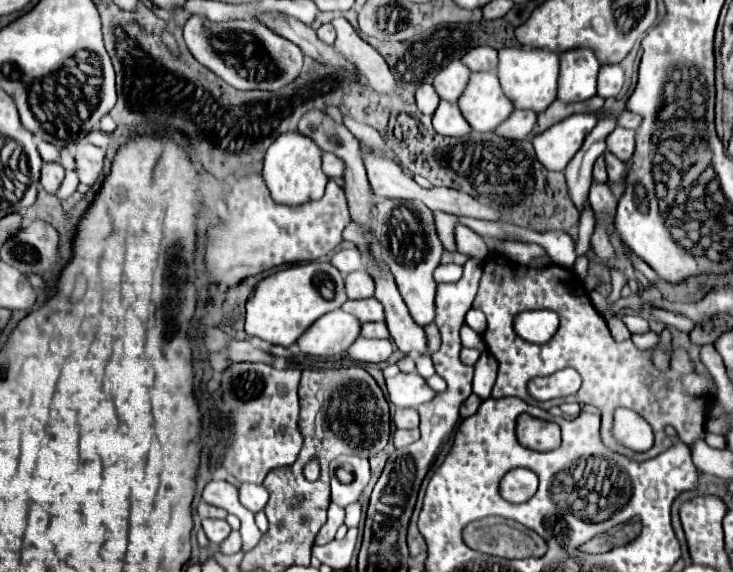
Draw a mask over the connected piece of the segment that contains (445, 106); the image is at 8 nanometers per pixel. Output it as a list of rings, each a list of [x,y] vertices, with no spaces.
[[[442,100],[440,106],[436,108],[432,124],[434,124],[434,130],[444,136],[466,136],[470,132],[470,124],[462,116],[458,104],[446,102],[446,100]]]

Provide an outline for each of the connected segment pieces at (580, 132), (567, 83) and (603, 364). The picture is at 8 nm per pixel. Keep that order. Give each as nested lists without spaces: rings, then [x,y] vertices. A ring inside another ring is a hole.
[[[574,114],[574,116],[568,116],[564,118],[562,122],[550,126],[548,130],[544,130],[542,134],[536,134],[532,138],[532,144],[534,144],[534,150],[536,150],[536,156],[538,160],[550,168],[550,170],[564,170],[566,164],[574,158],[574,154],[580,150],[582,142],[584,142],[584,136],[596,126],[598,118],[596,114]]]
[[[574,48],[560,54],[560,78],[558,78],[558,100],[564,102],[580,102],[596,96],[596,82],[598,82],[598,70],[600,62],[592,48]]]
[[[490,256],[486,258],[484,262],[484,274],[482,274],[482,280],[480,280],[480,290],[474,298],[474,306],[472,308],[478,308],[486,314],[486,320],[488,320],[488,326],[486,326],[486,332],[482,334],[484,338],[484,344],[486,344],[486,350],[490,350],[490,354],[498,360],[498,380],[492,388],[492,396],[494,398],[504,398],[504,396],[516,396],[524,402],[530,405],[538,406],[542,410],[550,410],[552,406],[560,406],[562,402],[578,402],[578,404],[590,404],[590,406],[596,406],[600,408],[602,412],[602,442],[630,458],[630,460],[640,460],[638,456],[642,454],[636,454],[628,448],[622,448],[620,444],[614,442],[612,438],[612,412],[618,408],[618,406],[624,406],[624,408],[630,408],[634,412],[638,412],[654,430],[654,446],[652,450],[666,450],[670,446],[670,438],[664,434],[664,428],[666,426],[672,426],[676,428],[680,440],[684,444],[692,444],[694,440],[702,438],[704,436],[704,422],[706,422],[706,416],[702,416],[702,408],[706,408],[706,398],[702,400],[690,400],[684,392],[682,392],[682,384],[680,384],[680,376],[682,372],[692,372],[694,366],[690,362],[690,358],[686,356],[686,352],[678,350],[678,348],[672,348],[672,366],[666,370],[666,372],[660,372],[658,368],[654,368],[652,360],[650,360],[650,350],[646,352],[640,352],[636,350],[636,346],[632,344],[632,340],[626,340],[626,342],[616,342],[612,336],[610,336],[610,330],[606,326],[606,320],[596,312],[596,308],[592,308],[592,302],[586,292],[586,288],[580,284],[580,278],[568,270],[568,268],[562,268],[562,266],[556,266],[556,264],[550,264],[550,268],[542,268],[542,272],[530,272],[526,276],[522,276],[522,280],[518,280],[518,276],[514,276],[514,264],[510,264],[506,258],[502,256]],[[524,310],[554,310],[558,312],[560,316],[560,328],[558,332],[544,344],[544,346],[536,346],[536,344],[530,344],[526,340],[522,340],[520,336],[516,336],[514,328],[512,328],[512,322],[514,322],[514,316],[518,312],[524,312]],[[564,368],[574,368],[580,376],[582,376],[582,388],[574,394],[574,396],[568,396],[568,398],[560,398],[560,400],[550,400],[550,402],[537,402],[532,400],[526,392],[526,382],[530,378],[536,378],[536,376],[550,376],[554,374],[554,370],[564,370]]]

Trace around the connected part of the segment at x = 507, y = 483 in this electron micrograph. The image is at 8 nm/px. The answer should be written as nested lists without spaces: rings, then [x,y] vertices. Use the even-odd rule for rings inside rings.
[[[528,468],[510,470],[500,482],[500,496],[512,504],[528,502],[538,488],[538,476]]]

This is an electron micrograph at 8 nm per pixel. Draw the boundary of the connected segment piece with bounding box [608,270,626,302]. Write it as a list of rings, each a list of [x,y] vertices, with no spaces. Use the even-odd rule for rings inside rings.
[[[612,270],[610,274],[612,274],[612,292],[610,292],[608,300],[610,300],[610,302],[616,302],[616,300],[618,300],[618,296],[620,296],[622,286],[626,284],[626,276],[624,276],[622,272],[618,272],[618,270]]]

